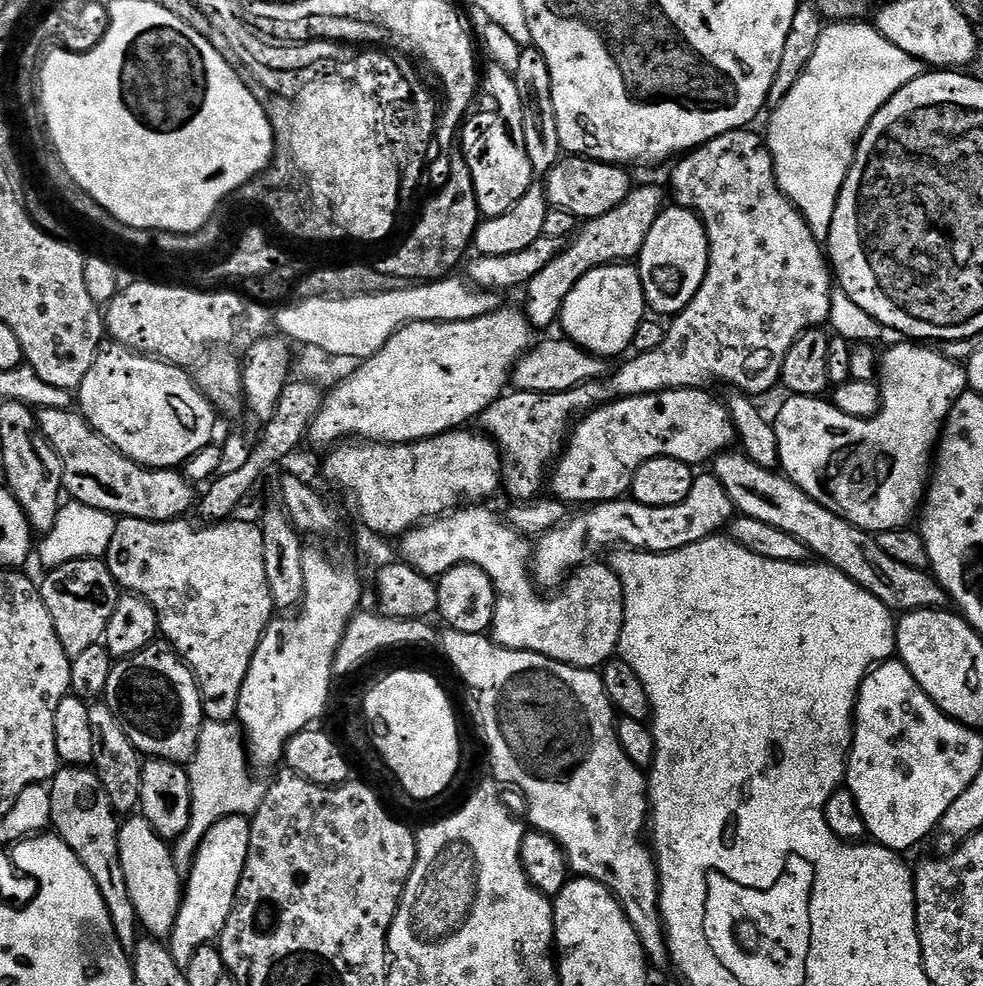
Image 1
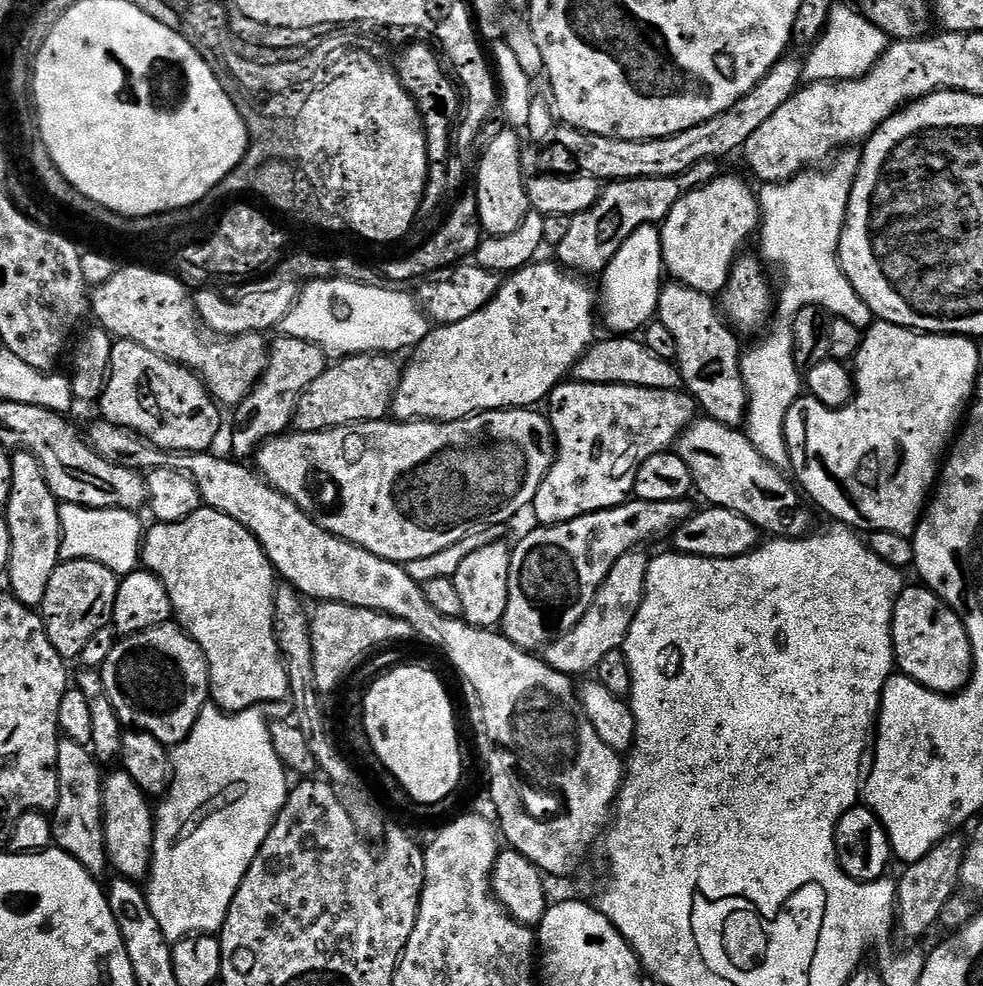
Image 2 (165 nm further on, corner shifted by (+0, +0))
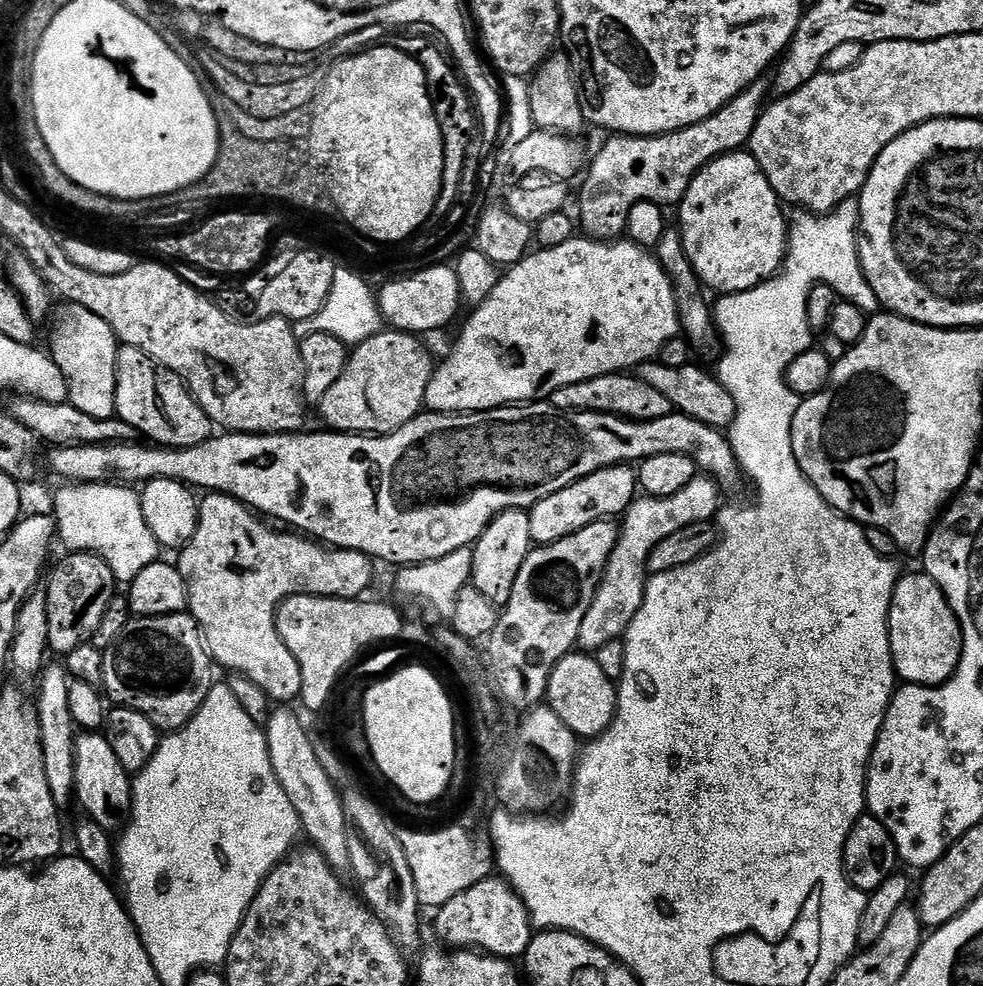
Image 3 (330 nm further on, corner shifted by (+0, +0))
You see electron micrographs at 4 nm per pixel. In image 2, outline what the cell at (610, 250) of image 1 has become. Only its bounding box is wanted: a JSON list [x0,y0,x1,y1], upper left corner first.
[554,160,718,278]

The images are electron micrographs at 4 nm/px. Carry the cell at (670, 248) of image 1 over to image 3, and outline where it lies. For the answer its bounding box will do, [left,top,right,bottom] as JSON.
[678,152,790,294]

